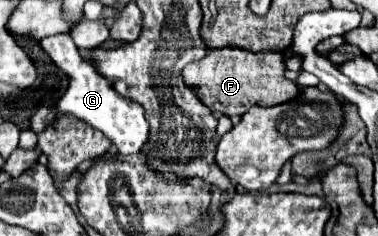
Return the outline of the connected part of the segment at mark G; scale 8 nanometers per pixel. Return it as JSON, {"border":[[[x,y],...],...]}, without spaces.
{"border":[[[69,33],[47,37],[47,39],[41,41],[41,47],[71,77],[69,89],[57,105],[57,115],[59,117],[61,115],[73,115],[73,117],[85,121],[87,125],[103,131],[103,135],[115,145],[117,153],[121,153],[121,155],[137,153],[141,149],[141,145],[145,143],[145,137],[147,137],[147,131],[149,131],[143,109],[137,103],[133,103],[133,101],[121,97],[119,93],[115,93],[109,87],[109,83],[93,69],[93,65],[89,65],[81,59],[81,55],[77,51],[77,45],[69,37]]]}

